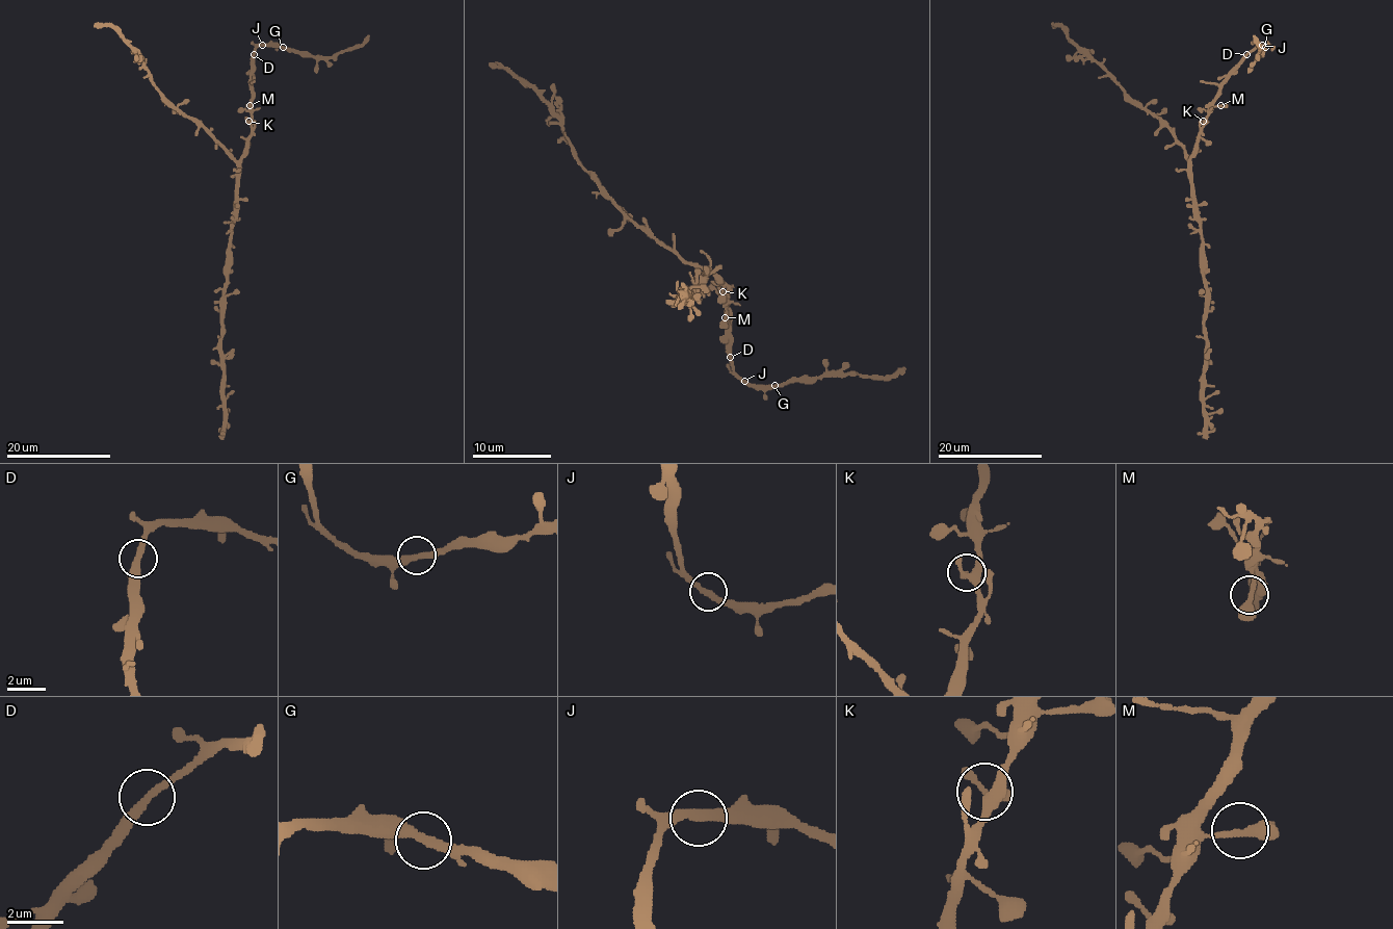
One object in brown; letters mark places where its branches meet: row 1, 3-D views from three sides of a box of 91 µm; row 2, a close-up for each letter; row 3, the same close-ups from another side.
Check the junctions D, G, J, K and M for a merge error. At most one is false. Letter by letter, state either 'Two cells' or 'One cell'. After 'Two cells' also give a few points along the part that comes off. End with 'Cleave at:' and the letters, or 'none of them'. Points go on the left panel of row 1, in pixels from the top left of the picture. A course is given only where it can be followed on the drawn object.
D: One cell
G: One cell
J: One cell
K: One cell
M: One cell
Cleave at: none of them

